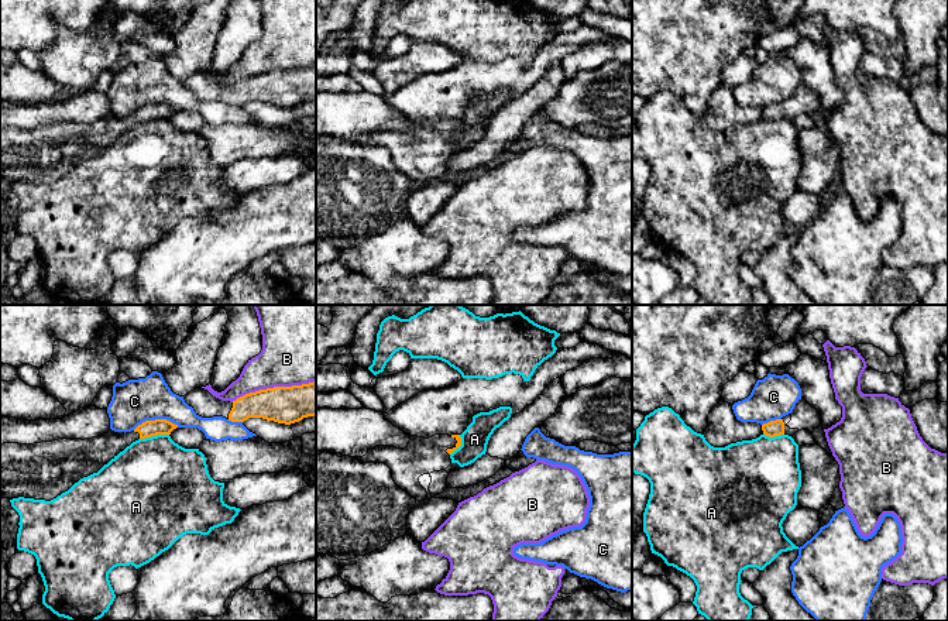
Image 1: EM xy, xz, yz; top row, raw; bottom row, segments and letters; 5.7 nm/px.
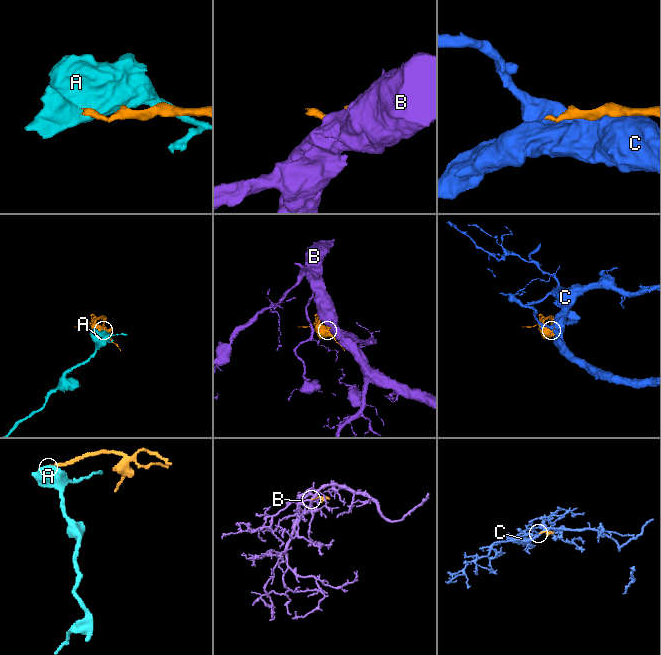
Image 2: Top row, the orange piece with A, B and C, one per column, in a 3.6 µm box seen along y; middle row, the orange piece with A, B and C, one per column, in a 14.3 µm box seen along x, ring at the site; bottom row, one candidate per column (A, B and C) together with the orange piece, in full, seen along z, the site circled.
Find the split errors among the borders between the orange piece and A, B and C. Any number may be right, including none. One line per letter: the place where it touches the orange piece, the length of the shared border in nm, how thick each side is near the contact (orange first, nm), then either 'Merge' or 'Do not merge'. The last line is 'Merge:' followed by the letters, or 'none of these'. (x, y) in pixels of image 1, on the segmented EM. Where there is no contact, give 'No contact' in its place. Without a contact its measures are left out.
A: Touches orange at xy (154, 435). Shared border 170 nm. Thickness 100 nm (orange) against 480 nm. Do not merge
B: Touches orange at xy (274, 387). Shared border 500 nm. Thickness 220 nm (orange) against 380 nm. Do not merge
C: Touches orange at xy (155, 419). Shared border 260 nm. Thickness 100 nm (orange) against 260 nm. Do not merge
Merge: none of these

